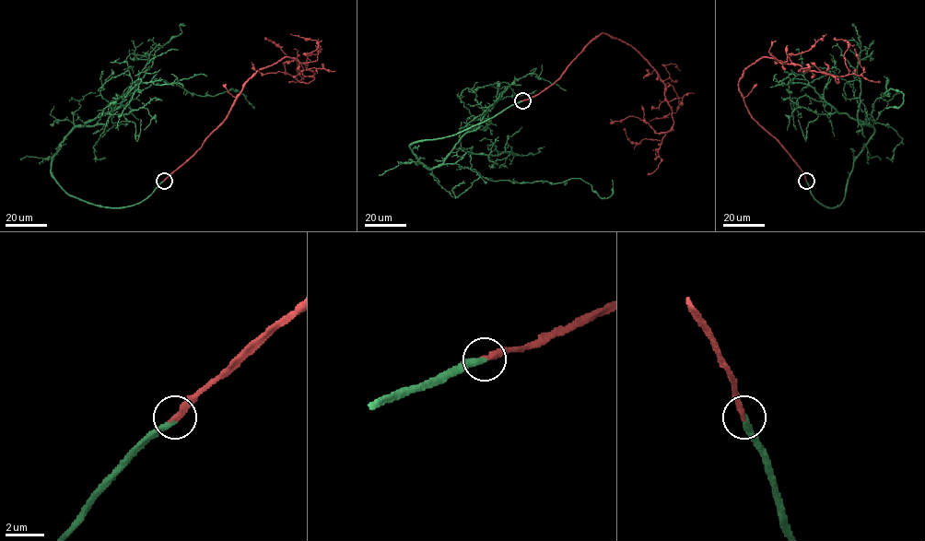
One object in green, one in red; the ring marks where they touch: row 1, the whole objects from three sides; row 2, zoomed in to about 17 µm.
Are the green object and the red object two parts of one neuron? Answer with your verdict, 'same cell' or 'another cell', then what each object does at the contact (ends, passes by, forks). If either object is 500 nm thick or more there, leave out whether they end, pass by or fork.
same cell; green ends; red ends

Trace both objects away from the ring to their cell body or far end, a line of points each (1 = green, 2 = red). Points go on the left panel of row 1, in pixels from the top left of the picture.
1: (163, 181), (108, 207), (71, 196), (51, 162), (74, 129), (154, 79), (232, 88), (252, 108)
2: (163, 181), (202, 146), (259, 69), (293, 57), (314, 78), (308, 83), (284, 72), (263, 75), (251, 62)

